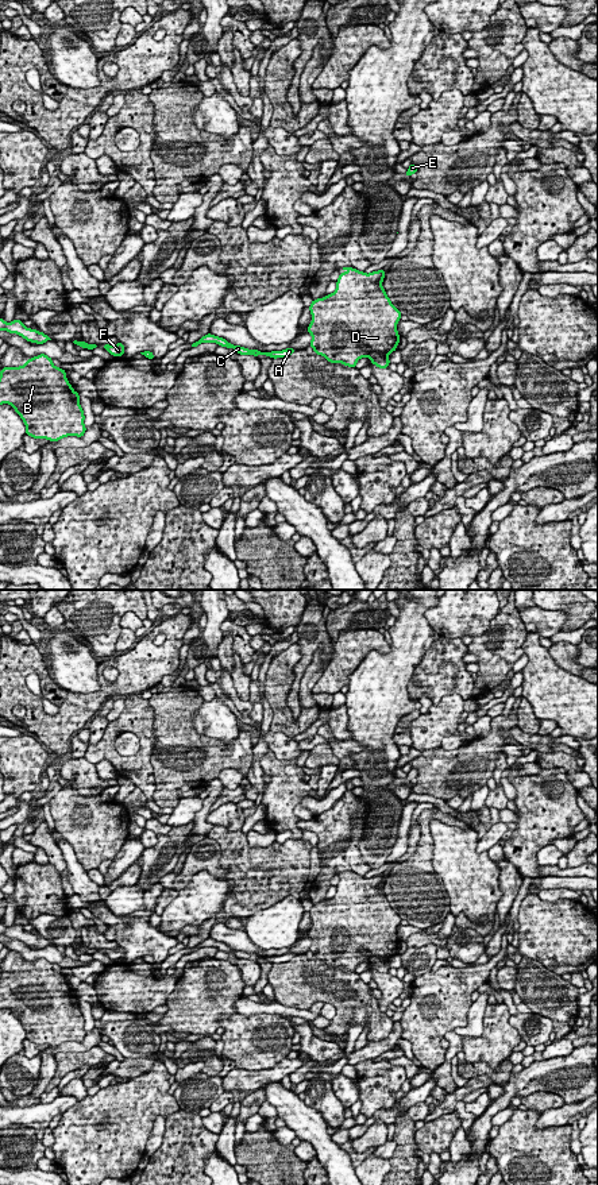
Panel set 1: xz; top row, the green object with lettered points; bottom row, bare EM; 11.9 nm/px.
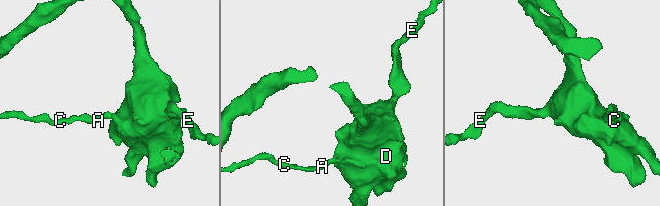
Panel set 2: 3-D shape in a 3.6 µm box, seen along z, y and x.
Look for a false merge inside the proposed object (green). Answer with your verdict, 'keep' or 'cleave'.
cleave

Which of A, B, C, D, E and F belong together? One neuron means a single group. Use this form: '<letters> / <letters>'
A C F / B D E

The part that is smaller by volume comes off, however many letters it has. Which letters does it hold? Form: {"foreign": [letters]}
{"foreign": ["A", "C", "F"]}

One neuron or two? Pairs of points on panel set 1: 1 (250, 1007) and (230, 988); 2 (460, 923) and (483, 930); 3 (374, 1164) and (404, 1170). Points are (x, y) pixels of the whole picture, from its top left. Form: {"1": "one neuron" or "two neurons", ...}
{"1": "two neurons", "2": "one neuron", "3": "two neurons"}

